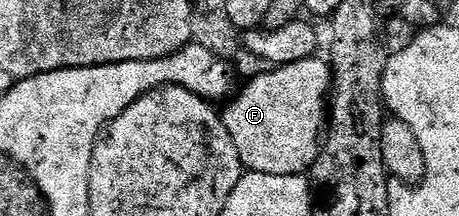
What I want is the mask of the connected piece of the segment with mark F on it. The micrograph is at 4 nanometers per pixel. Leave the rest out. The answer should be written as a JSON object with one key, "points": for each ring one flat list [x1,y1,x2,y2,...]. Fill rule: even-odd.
{"points":[[313,58,269,67,264,70,268,72,258,73,241,92,239,89,227,101,228,109,223,109,222,119,238,150,241,165,247,171,279,176,302,176,311,169,326,132,326,113,330,108,332,87,332,69,329,61,320,59]]}

